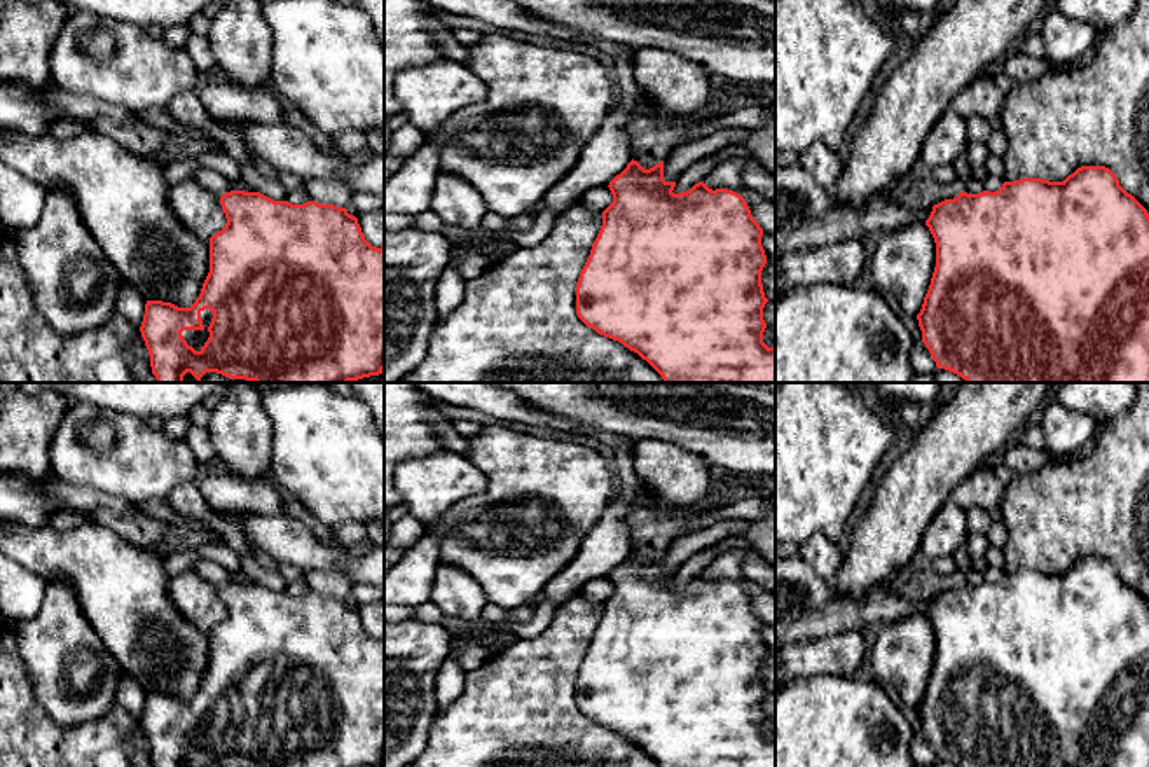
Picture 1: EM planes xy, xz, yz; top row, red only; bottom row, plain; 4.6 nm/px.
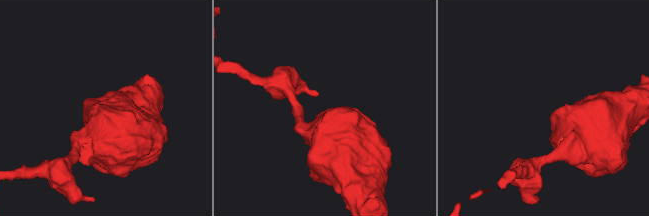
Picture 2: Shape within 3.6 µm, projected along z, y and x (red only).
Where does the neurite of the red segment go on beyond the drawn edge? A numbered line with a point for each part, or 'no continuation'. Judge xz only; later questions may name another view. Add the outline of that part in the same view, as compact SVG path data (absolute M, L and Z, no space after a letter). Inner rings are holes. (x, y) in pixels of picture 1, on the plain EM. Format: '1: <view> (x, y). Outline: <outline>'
no continuation

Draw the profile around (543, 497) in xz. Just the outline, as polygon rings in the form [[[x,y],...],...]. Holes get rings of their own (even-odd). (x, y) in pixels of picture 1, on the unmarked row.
[[[499,425],[482,426],[480,433],[470,439],[470,451],[464,454],[464,458],[468,458],[485,475],[487,489],[480,494],[471,494],[458,501],[444,515],[426,522],[426,535],[433,533],[438,536],[440,564],[449,564],[468,573],[480,585],[489,603],[494,603],[508,612],[517,606],[533,605],[533,601],[541,594],[543,587],[573,561],[583,538],[594,529],[606,507],[609,505],[616,486],[613,468],[597,451],[588,446],[519,433]]]

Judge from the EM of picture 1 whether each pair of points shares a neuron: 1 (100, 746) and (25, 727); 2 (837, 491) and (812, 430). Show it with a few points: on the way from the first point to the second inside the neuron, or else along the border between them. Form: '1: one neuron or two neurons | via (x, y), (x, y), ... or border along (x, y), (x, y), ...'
1: one neuron | via (81, 746), (44, 743)
2: one neuron | via (821, 476), (812, 467), (812, 446)

